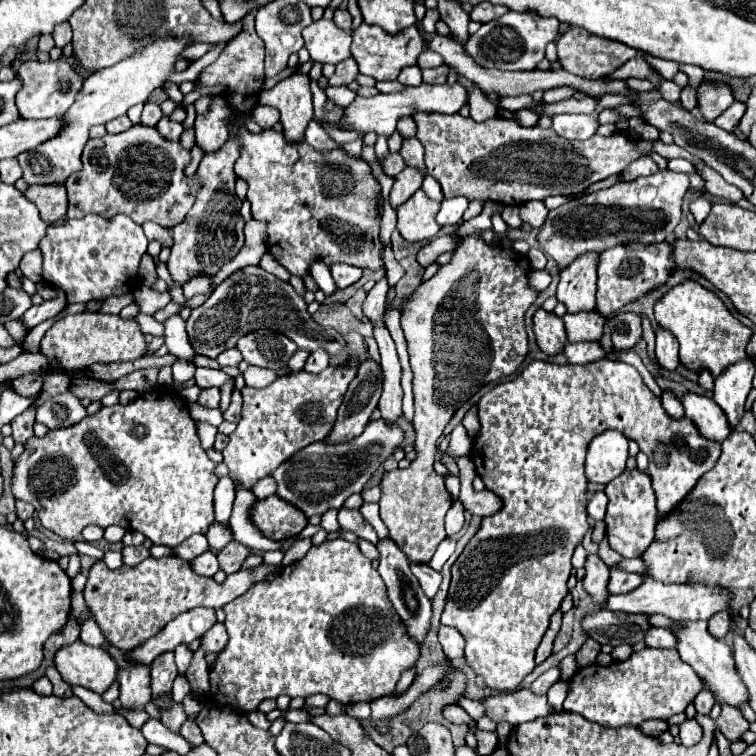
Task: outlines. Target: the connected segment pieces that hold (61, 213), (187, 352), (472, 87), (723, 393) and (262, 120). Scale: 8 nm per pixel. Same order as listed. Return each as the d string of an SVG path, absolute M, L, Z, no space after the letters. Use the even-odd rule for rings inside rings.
M63 184L29 186L25 190L25 198L39 208L41 218L47 224L57 222L57 220L65 218L65 214L67 214L67 192L65 192Z
M173 314L163 324L165 324L165 346L169 348L169 352L183 360L191 360L195 352L187 340L185 320L179 314Z
M459 76L457 82L469 88L469 108L471 108L471 118L475 122L483 122L483 120L497 116L497 106L493 106L491 100L485 100L485 94L477 88L477 84L473 84L471 80L465 80L463 76Z
M745 358L737 364L729 364L729 368L725 368L725 372L721 372L721 376L715 378L713 400L723 408L731 426L735 426L743 416L743 406L751 392L753 372L753 360Z
M257 105L253 110L253 120L263 128L263 130L272 129L273 126L279 121L279 111L271 106Z

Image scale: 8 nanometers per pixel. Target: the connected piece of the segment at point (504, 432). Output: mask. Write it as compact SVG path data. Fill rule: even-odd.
M603 358L603 360L597 360L597 362L591 362L591 364L585 364L585 366L571 366L571 364L551 364L551 362L543 362L543 360L533 360L529 362L521 374L511 380L511 382L503 382L503 384L497 384L495 388L491 388L477 404L479 408L479 422L481 422L481 434L473 440L473 450L471 450L471 460L477 468L477 474L483 478L485 482L485 488L495 492L497 496L503 498L503 508L501 512L493 514L493 516L487 516L483 518L481 522L481 530L471 538L471 542L465 546L463 554L459 556L459 560L453 564L451 572L453 572L453 580L451 580L451 588L449 588L449 596L447 596L447 606L441 614L441 624L445 626L453 626L461 632L463 640L465 640L465 662L473 668L473 672L477 676L483 678L485 686L491 688L491 690L499 690L499 692L507 692L507 690L515 690L523 678L535 668L535 650L537 646L541 644L541 638L549 626L549 618L551 614L561 606L561 600L563 596L567 594L567 580L569 580L569 574L571 574L571 556L573 556L573 550L577 546L577 542L583 540L585 532L589 530L589 522L587 522L587 478L585 478L585 472L583 472L583 462L585 462L585 450L589 446L589 442L605 432L605 430L619 430L623 432L627 438L635 440L641 448L641 452L645 452L649 456L649 468L647 468L647 474L651 476L653 480L653 490L655 490L655 496L657 496L657 510L659 510L659 518L667 516L691 490L693 486L697 484L697 480L715 466L719 454L721 454L721 442L715 442L715 440L705 440L699 432L697 432L697 426L693 424L693 420L689 420L687 416L675 420L671 418L663 406L661 406L661 398L655 396L643 382L641 374L625 364L625 362L619 362L619 360L609 360L609 358Z

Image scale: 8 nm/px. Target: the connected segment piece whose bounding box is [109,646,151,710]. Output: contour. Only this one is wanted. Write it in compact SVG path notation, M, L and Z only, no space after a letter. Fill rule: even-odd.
M109 646L109 654L119 664L119 684L121 694L119 702L127 710L145 710L145 704L151 702L151 678L149 668L133 668L125 662L125 654Z

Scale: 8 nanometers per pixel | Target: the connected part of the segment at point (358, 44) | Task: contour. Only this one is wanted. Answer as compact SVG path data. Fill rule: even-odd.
M363 22L359 28L353 30L351 56L357 60L361 74L373 76L375 80L397 80L401 68L413 66L423 48L425 48L423 38L415 26L409 26L409 28L405 28L393 36L393 34L387 34L379 26L371 26L371 24Z

